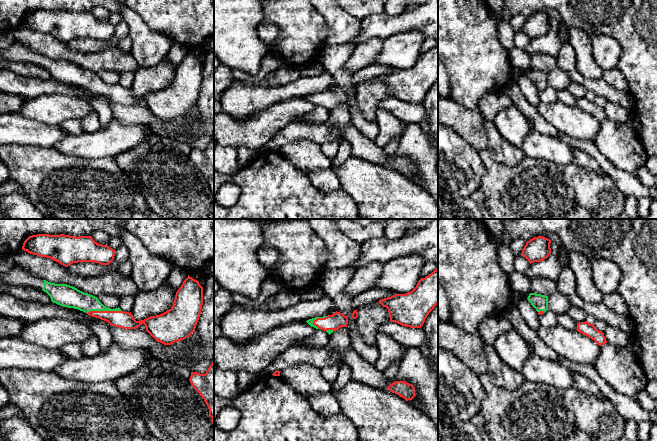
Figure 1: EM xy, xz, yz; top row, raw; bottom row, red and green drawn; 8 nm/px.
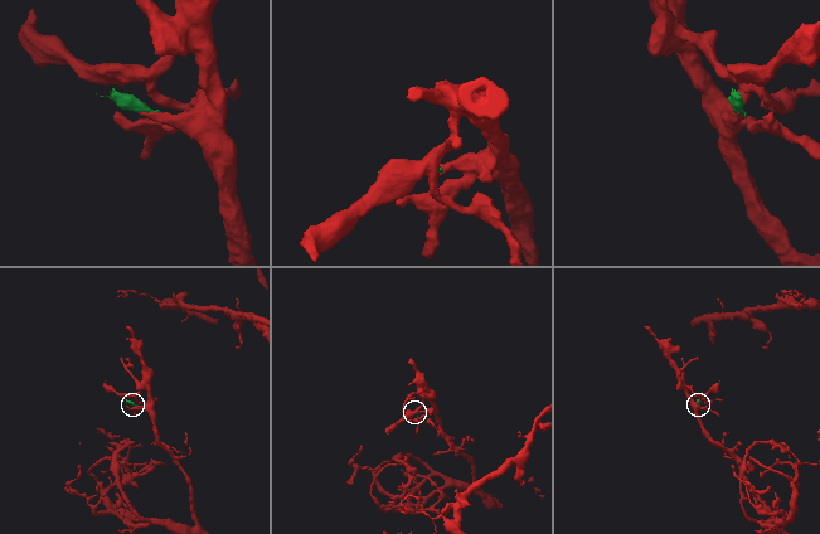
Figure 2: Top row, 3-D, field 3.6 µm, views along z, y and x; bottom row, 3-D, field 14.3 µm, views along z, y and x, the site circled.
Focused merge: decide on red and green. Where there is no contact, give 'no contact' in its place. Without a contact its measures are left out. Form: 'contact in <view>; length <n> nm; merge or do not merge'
contact in xy; length 280 nm; merge

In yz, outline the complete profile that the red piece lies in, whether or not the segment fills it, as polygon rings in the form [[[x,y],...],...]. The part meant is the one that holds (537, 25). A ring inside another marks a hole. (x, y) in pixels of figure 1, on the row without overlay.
[[[538,12],[526,18],[521,32],[525,33],[529,39],[540,38],[548,34],[551,30],[551,16],[543,12]]]

